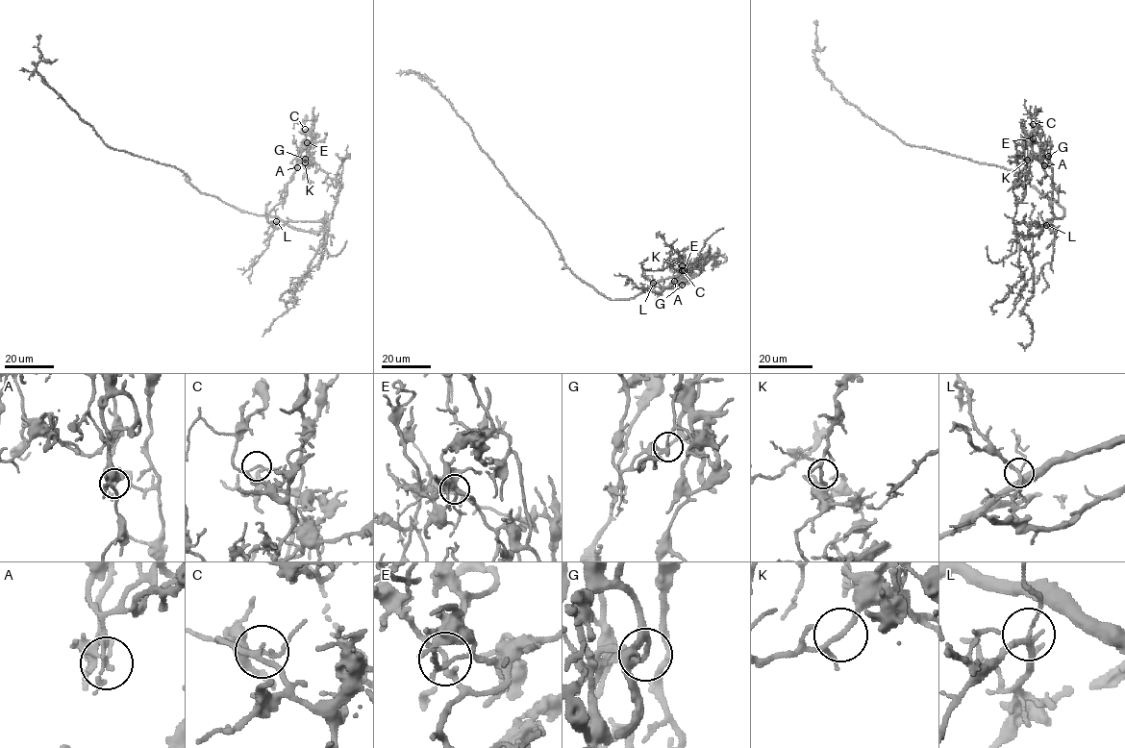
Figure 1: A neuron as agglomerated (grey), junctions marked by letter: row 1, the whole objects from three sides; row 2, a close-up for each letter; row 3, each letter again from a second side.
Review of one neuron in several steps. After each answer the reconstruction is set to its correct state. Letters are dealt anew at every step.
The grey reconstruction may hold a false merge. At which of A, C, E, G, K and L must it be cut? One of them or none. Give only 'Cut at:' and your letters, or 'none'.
Cut at: A

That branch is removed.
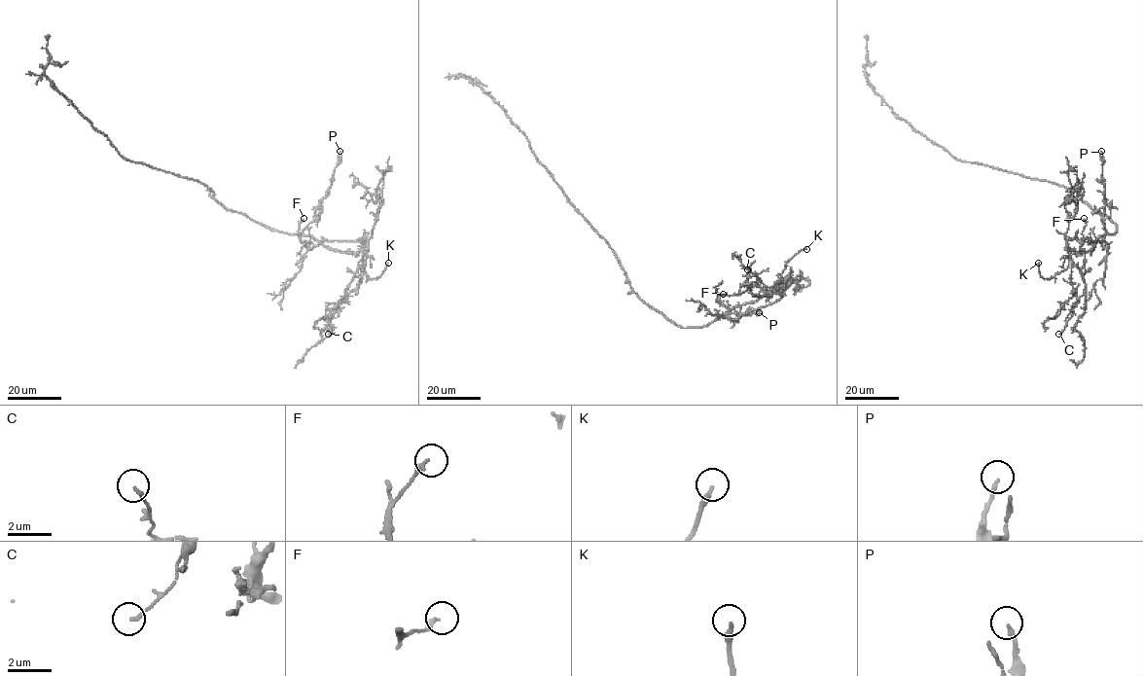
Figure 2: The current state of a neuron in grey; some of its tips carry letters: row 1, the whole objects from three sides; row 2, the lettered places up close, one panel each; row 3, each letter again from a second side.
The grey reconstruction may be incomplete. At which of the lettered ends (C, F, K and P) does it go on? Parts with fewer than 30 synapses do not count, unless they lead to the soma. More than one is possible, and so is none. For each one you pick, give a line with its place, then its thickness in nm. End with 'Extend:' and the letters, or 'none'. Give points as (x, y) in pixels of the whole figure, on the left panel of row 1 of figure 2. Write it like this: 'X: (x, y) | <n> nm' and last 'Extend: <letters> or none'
K: (388, 263) | 240 nm
Extend: K

